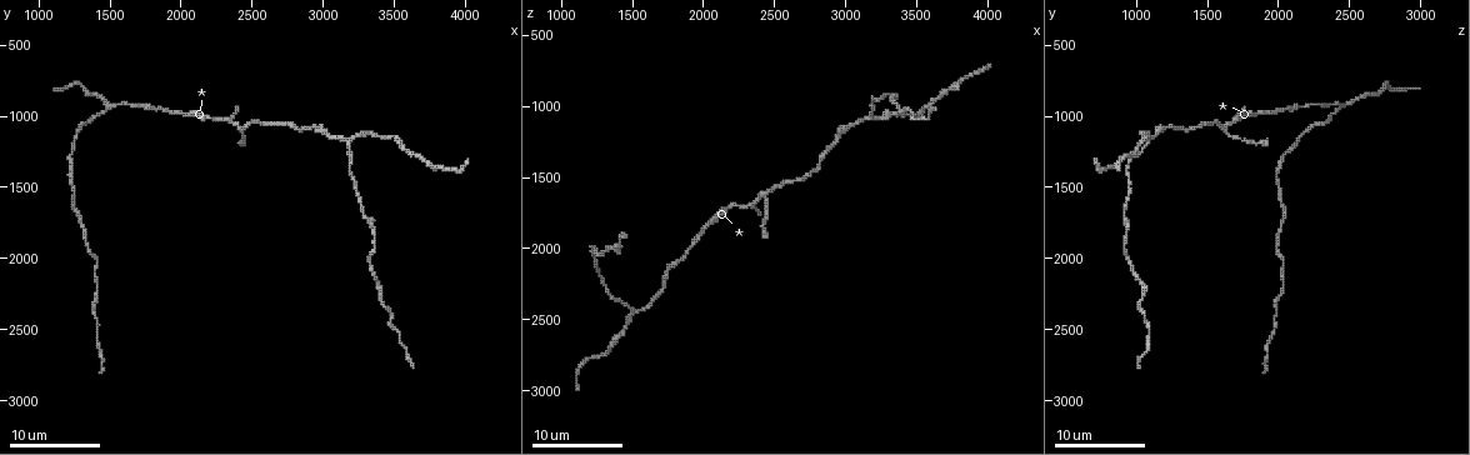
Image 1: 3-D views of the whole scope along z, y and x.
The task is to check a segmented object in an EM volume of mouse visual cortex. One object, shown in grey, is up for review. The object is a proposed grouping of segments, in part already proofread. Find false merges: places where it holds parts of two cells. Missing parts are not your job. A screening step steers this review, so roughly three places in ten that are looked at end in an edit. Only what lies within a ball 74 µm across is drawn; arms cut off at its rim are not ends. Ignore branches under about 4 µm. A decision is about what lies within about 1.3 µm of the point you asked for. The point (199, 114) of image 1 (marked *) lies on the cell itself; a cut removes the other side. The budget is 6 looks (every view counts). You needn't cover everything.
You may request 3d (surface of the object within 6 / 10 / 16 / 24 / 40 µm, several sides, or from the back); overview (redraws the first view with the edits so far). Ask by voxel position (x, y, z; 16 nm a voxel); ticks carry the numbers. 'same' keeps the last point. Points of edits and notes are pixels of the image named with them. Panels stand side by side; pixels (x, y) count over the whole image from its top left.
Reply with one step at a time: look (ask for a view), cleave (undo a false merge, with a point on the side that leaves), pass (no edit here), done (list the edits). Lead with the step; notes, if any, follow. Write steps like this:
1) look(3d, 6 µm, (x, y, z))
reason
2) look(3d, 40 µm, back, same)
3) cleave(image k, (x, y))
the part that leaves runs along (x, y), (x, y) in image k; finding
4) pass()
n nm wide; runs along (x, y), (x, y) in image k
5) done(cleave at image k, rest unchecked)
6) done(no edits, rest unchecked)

look(3d, 16 µm, (2440, 1100, 1620))

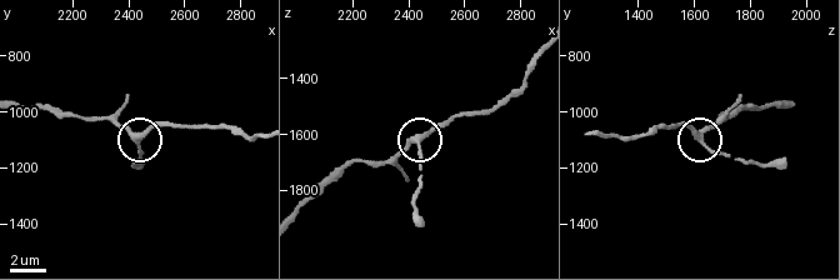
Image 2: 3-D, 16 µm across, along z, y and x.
pass()
runs along (55, 106), (71, 115), (116, 121), (134, 134), (139, 163) in image 2; one cell here

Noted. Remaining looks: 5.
look(3d, 10 µm, (3200, 1180, 1080))
arms part here

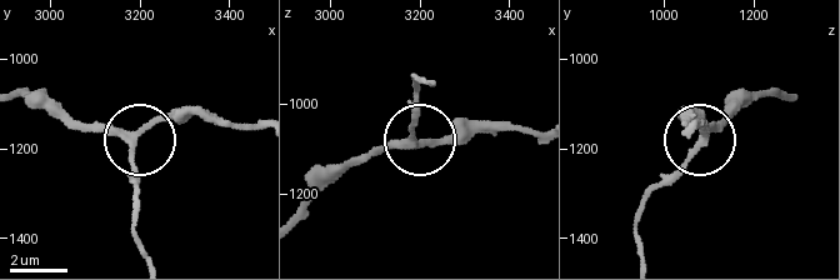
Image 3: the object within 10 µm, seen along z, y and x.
pass()
210 nm wide; runs along (306, 203), (385, 150), (484, 130) in image 3; one cell here

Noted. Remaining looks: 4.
look(3d, 6 µm, (1500, 920, 2440))
three arms meet

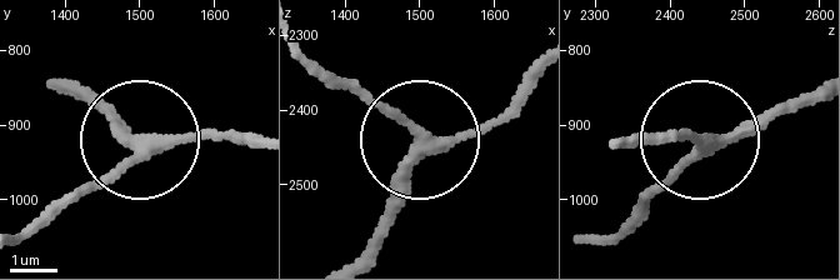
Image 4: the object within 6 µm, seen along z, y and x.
pass()
260 nm wide; runs along (533, 76), (473, 129), (418, 140), (394, 220), (365, 256) in image 4; continuous, no second cell

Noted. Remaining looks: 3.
done(no edits, rest unchecked)

